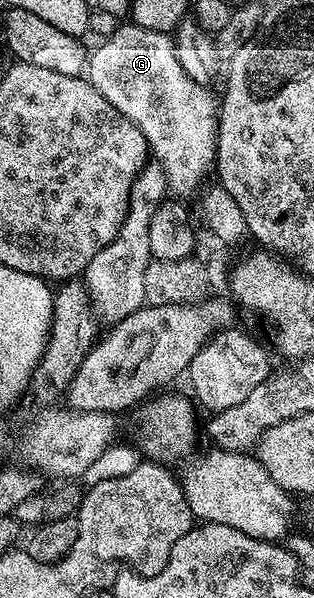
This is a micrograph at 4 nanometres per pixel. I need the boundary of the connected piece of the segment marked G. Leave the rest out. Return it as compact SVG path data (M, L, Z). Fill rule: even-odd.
M124 22L96 52L94 49L90 53L85 76L105 97L105 102L109 102L109 106L121 110L121 114L125 114L125 118L129 118L129 122L133 122L133 126L145 134L150 155L163 167L168 189L176 197L188 198L204 187L203 179L207 171L212 171L215 162L217 100L207 93L204 85L187 76L178 61L175 46L176 41L168 33L145 30L136 24Z

